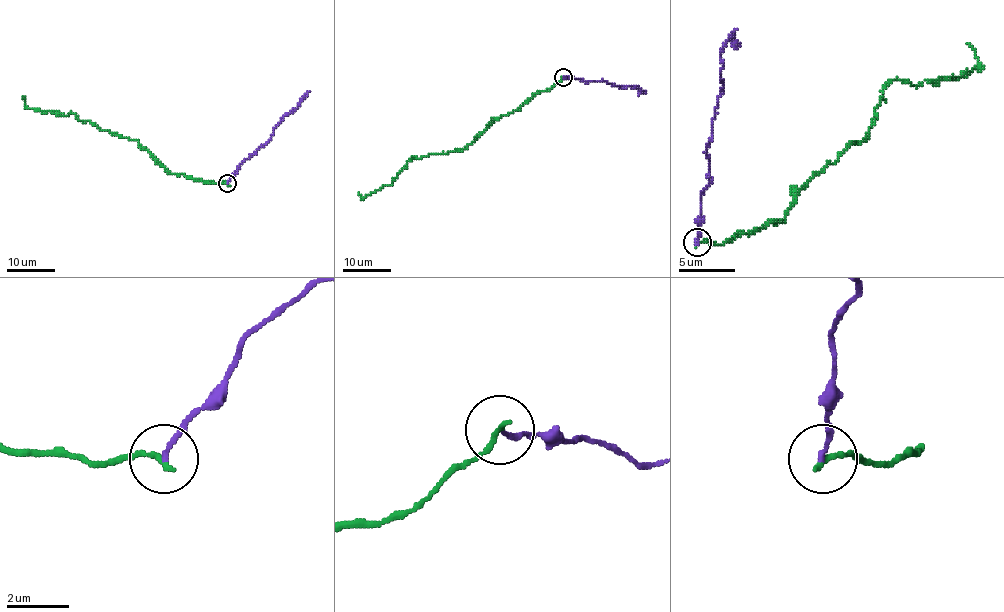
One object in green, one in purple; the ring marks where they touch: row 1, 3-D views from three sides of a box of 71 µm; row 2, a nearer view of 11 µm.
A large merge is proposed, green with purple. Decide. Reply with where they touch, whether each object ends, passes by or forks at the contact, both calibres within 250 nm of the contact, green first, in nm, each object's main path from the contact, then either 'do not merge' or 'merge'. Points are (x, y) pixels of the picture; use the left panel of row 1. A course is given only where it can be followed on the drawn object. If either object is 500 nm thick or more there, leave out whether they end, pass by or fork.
place (227, 183); green ends; purple ends; calibres 180 and 150 nm; course green (227, 182), (171, 174), (136, 140), (99, 129), (72, 112), (40, 111), (26, 105), (23, 97); course purple (227, 182), (310, 91); do not merge

